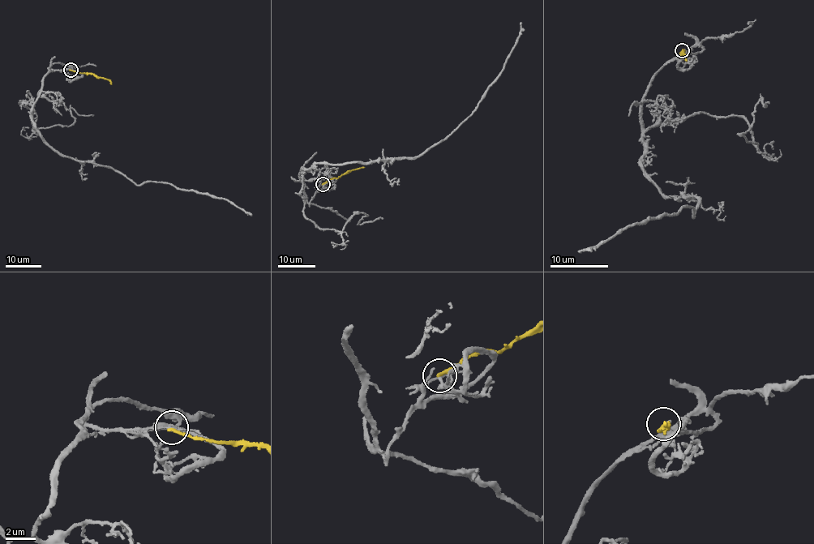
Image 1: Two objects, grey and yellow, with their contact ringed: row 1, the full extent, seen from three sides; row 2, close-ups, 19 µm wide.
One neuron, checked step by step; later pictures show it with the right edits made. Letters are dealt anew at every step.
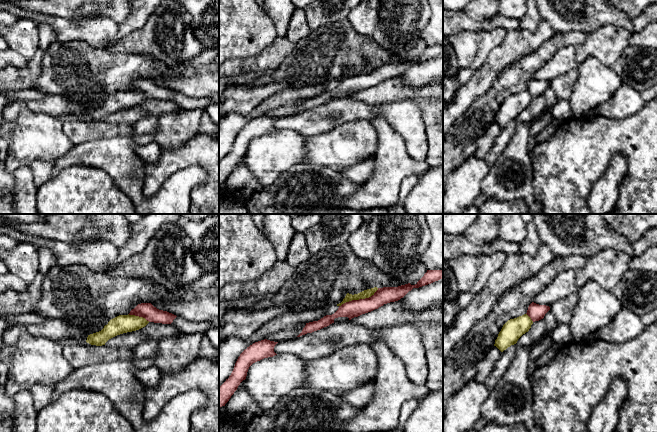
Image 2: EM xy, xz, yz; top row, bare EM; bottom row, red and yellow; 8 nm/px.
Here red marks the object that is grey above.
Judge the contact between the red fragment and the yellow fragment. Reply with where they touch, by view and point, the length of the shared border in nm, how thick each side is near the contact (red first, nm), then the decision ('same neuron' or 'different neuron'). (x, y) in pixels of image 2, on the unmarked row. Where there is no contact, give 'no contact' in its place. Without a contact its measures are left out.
meets red in xz at (359, 75); contact 360 nm long; 140 nm thick on the red side, 70 nm on the other; different neuron

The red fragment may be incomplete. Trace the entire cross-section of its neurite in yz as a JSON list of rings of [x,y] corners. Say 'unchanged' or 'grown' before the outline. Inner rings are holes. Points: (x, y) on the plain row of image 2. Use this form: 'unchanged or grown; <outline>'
unchanged; [[[532,78],[527,86],[527,91],[531,94],[533,98],[539,97],[544,94],[545,90],[550,86],[549,82],[539,81]]]

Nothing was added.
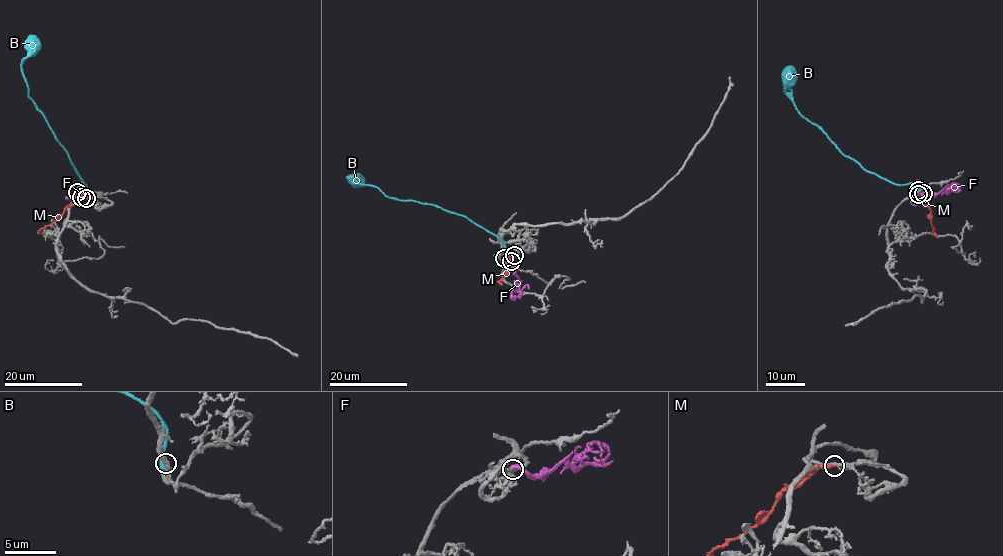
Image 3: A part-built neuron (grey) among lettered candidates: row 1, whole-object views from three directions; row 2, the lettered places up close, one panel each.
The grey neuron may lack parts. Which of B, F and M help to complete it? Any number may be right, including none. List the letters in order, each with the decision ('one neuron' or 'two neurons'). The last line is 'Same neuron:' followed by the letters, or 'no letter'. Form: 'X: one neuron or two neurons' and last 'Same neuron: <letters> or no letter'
B: two neurons
F: two neurons
M: two neurons
Same neuron: no letter

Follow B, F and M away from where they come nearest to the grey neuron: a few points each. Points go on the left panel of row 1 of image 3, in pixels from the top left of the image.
B: (77, 192), (86, 185), (44, 116), (29, 98), (22, 62), (28, 56), (29, 41), (36, 35)
F: (80, 197), (83, 199), (79, 201), (81, 198), (75, 195), (82, 192), (89, 198)
M: (85, 198), (71, 203), (38, 234)

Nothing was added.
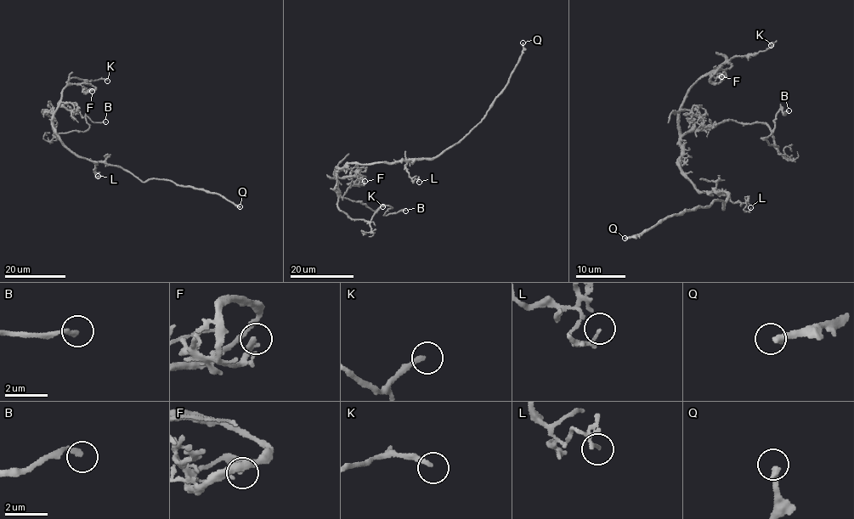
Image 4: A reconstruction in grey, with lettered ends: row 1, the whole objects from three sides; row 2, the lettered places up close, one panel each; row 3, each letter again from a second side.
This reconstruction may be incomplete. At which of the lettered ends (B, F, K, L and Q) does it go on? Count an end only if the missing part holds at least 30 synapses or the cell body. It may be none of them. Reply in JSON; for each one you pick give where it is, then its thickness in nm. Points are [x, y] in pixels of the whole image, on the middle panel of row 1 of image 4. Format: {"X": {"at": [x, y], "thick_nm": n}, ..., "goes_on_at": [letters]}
{"Q": {"at": [523, 42], "thick_nm": 300}, "goes_on_at": ["Q"]}

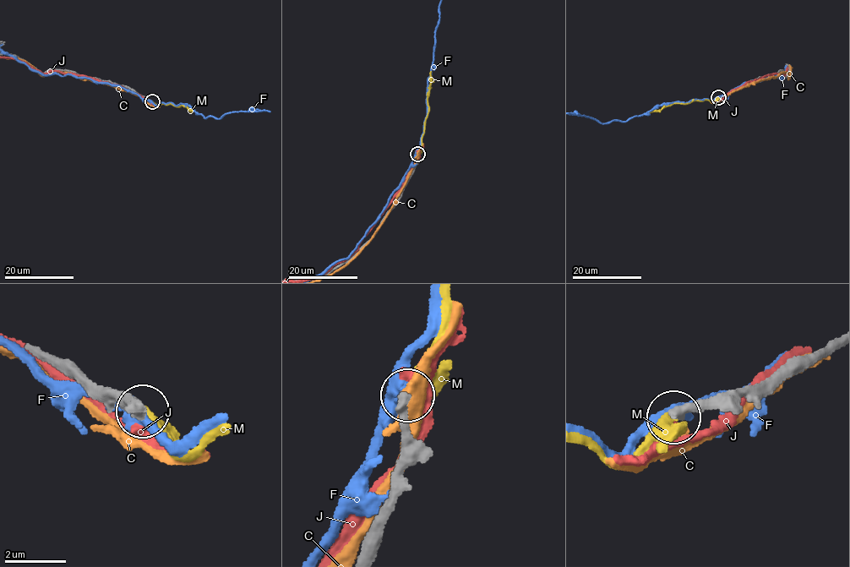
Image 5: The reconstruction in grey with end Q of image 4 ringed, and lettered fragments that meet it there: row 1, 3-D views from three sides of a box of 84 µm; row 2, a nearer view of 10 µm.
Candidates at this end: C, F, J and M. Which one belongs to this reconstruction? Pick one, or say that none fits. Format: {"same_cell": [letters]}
{"same_cell": ["M"]}

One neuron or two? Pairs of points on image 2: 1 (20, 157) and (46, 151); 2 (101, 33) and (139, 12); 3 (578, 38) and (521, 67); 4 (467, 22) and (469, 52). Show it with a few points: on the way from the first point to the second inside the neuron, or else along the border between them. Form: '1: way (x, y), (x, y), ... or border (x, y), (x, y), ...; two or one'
1: way (26, 151), (40, 151); one
2: border (119, 23), (117, 34), (106, 43); two
3: way (564, 39), (558, 40), (535, 60); one
4: border (491, 29), (463, 30), (453, 35); two

